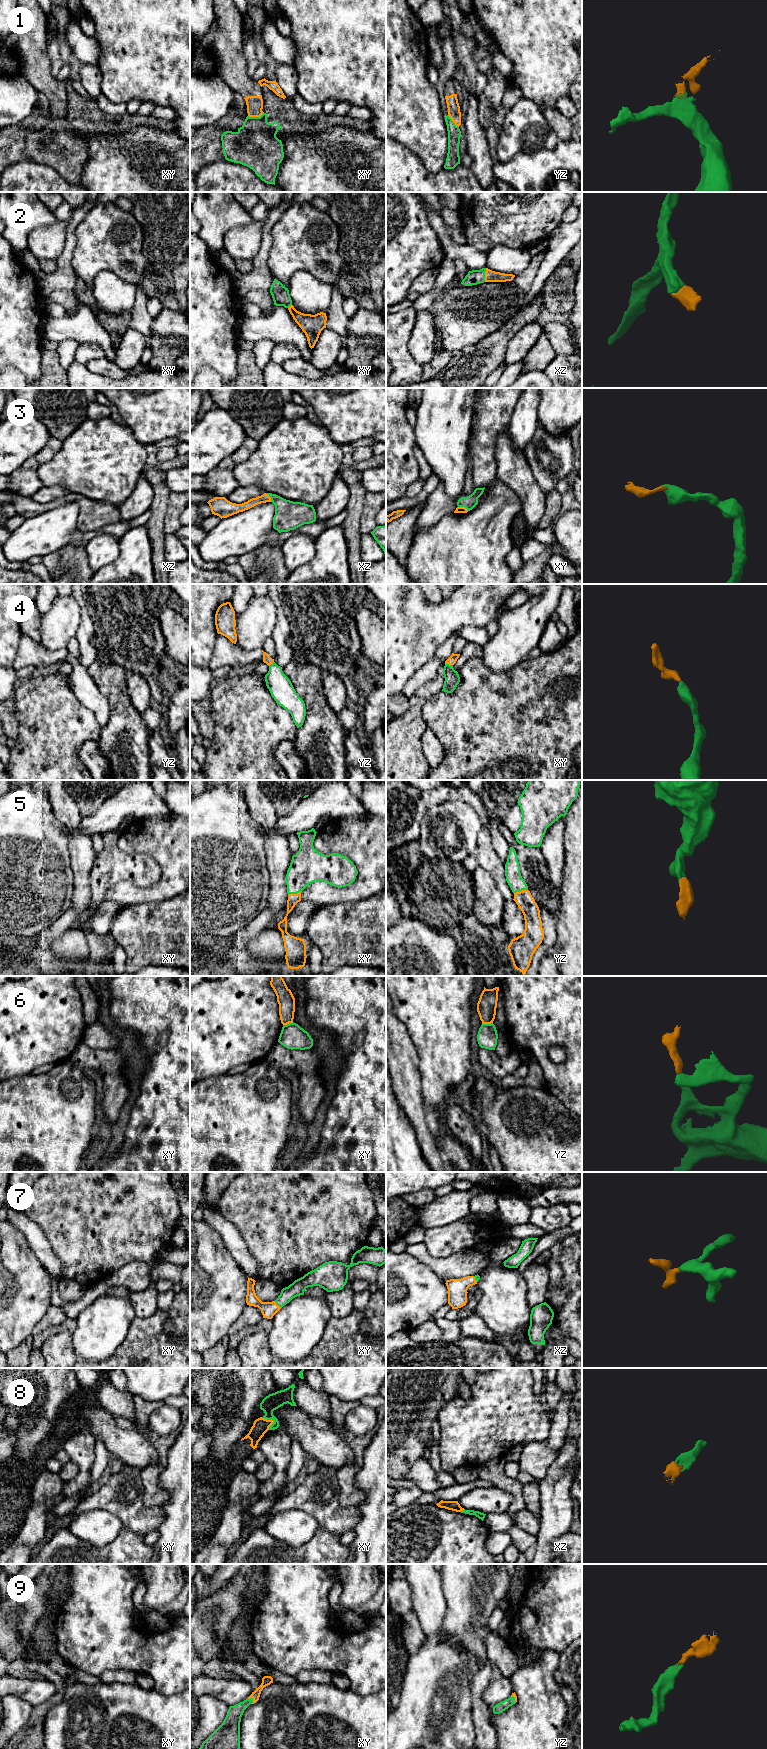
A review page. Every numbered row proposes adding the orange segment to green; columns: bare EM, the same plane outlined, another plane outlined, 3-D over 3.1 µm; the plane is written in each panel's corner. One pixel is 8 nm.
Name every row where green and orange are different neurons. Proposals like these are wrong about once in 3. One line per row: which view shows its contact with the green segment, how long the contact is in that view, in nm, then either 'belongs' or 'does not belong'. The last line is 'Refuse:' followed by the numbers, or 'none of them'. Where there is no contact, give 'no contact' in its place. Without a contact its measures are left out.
1: meets green in xy; contact 130 nm long; belongs
2: meets green in xz; contact 110 nm long; belongs
3: meets green in xy; contact 90 nm long; belongs
4: meets green in xy; contact 70 nm long; belongs
5: meets green in yz; contact 120 nm long; belongs
6: meets green in yz; contact 90 nm long; does not belong
7: meets green in xy; contact 80 nm long; belongs
8: meets green in xy; contact 120 nm long; belongs
9: meets green in xy; contact 70 nm long; belongs
Refuse: 6

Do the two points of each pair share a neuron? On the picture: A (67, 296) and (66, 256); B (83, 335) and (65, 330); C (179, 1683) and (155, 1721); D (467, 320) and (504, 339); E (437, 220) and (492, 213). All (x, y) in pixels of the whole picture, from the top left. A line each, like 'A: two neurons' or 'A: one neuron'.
A: two neurons
B: one neuron
C: two neurons
D: two neurons
E: two neurons

